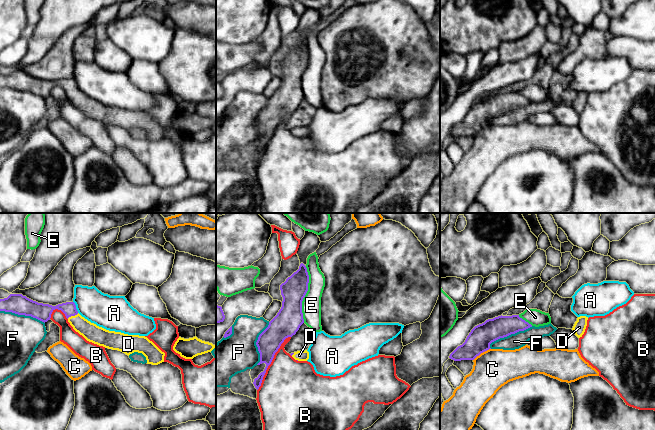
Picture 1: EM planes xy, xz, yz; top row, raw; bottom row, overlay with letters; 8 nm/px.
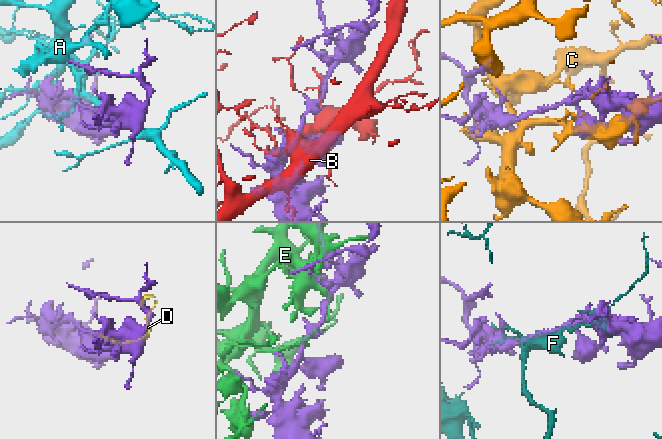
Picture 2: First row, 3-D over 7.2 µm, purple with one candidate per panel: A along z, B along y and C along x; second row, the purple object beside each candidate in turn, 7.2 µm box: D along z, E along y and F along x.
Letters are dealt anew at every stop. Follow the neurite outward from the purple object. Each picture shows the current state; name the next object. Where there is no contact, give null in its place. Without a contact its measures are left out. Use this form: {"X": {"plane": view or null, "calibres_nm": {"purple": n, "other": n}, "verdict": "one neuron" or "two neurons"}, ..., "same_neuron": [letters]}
{"A": {"plane": "xy", "calibres_nm": {"purple": 110, "other": 260}, "verdict": "two neurons"}, "B": {"plane": "xz", "calibres_nm": {"purple": 190, "other": 440}, "verdict": "two neurons"}, "C": {"plane": "yz", "calibres_nm": {"purple": 190, "other": 320}, "verdict": "two neurons"}, "D": {"plane": "xy", "calibres_nm": {"purple": 140, "other": 150}, "verdict": "one neuron"}, "E": {"plane": "xz", "calibres_nm": {"purple": 220, "other": 160}, "verdict": "two neurons"}, "F": {"plane": "yz", "calibres_nm": {"purple": 190, "other": 130}, "verdict": "two neurons"}, "same_neuron": ["D"]}

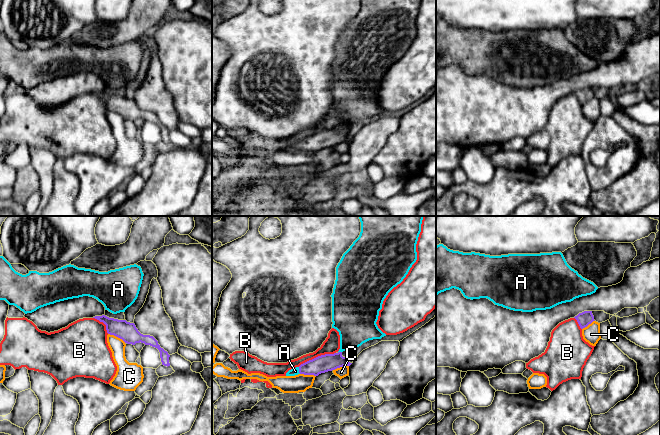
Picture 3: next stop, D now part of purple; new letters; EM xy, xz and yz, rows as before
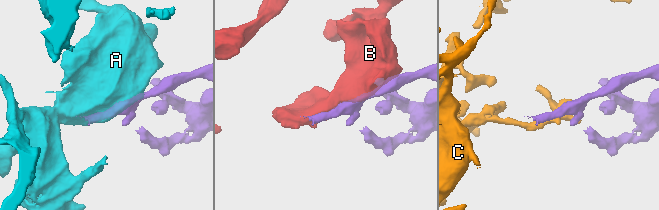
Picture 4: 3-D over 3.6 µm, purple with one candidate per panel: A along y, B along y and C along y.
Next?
{"A": {"plane": "xz", "calibres_nm": {"purple": 140, "other": 60}, "verdict": "one neuron"}, "B": {"plane": "xz", "calibres_nm": {"purple": 140, "other": 140}, "verdict": "two neurons"}, "C": {"plane": "xy", "calibres_nm": {"purple": 150, "other": 130}, "verdict": "two neurons"}, "same_neuron": ["A"]}

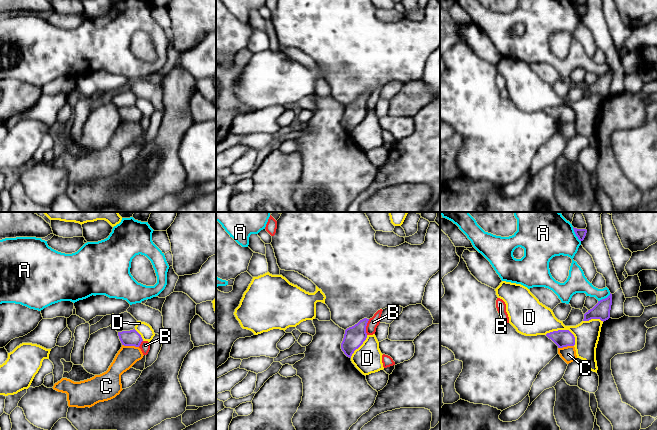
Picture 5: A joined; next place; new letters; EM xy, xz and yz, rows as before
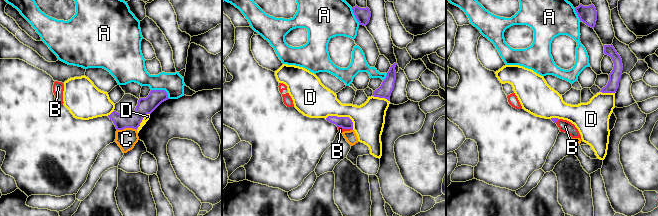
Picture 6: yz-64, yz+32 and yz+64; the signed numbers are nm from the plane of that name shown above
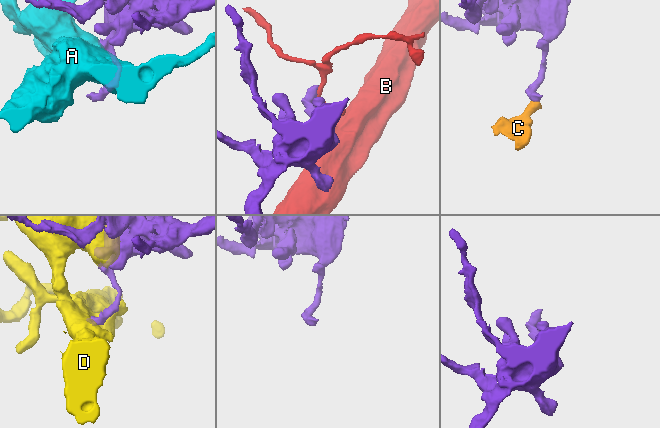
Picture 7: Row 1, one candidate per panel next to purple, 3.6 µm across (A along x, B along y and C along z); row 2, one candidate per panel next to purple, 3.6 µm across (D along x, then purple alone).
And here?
{"A": {"plane": "yz", "calibres_nm": {"purple": 80, "other": 280}, "verdict": "two neurons"}, "B": {"plane": "xz", "calibres_nm": {"purple": 170, "other": 90}, "verdict": "two neurons"}, "C": {"plane": "xy", "calibres_nm": {"purple": 130, "other": 170}, "verdict": "two neurons"}, "D": {"plane": "yz", "calibres_nm": {"purple": 140, "other": 260}, "verdict": "two neurons"}, "same_neuron": []}

